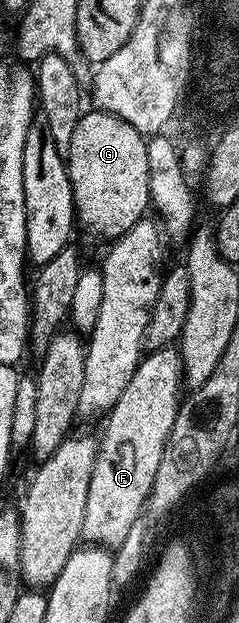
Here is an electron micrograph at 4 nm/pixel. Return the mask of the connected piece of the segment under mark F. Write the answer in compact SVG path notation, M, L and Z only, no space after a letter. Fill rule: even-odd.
M178 347L150 349L137 370L133 370L129 386L125 386L121 398L117 398L105 417L103 440L101 436L97 444L83 523L82 539L88 545L116 550L128 537L133 522L144 515L153 478L157 478L157 466L161 454L165 454L165 442L169 430L173 430L184 392Z

